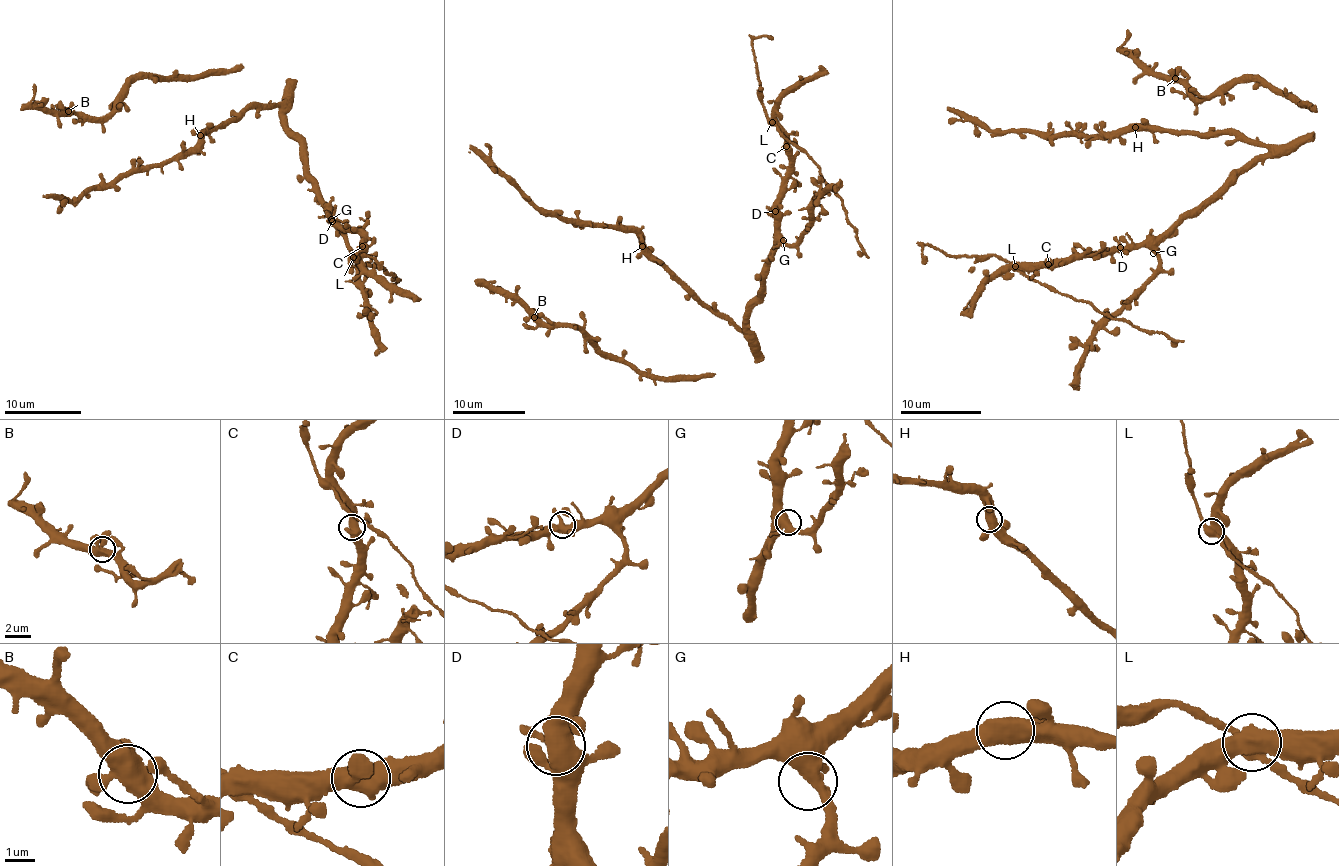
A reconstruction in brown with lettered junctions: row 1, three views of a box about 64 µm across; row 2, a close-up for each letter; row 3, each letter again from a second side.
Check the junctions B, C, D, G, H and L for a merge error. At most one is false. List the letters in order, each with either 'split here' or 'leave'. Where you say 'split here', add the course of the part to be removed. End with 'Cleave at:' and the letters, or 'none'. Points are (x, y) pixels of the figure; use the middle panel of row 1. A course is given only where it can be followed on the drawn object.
B: leave
C: leave
D: leave
G: leave
H: leave
L: leave
Cleave at: none

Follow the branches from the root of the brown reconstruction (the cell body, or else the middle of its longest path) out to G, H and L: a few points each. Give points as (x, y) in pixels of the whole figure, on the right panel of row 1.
G: (1252, 160), (1246, 167), (1234, 169), (1213, 196), (1205, 199), (1195, 209), (1183, 212), (1164, 234), (1153, 253)
H: (1252, 160), (1262, 160), (1269, 151), (1235, 134), (1135, 127)
L: (1252, 160), (1234, 169), (1213, 196), (1183, 212), (1162, 235), (1108, 251), (1014, 266)

